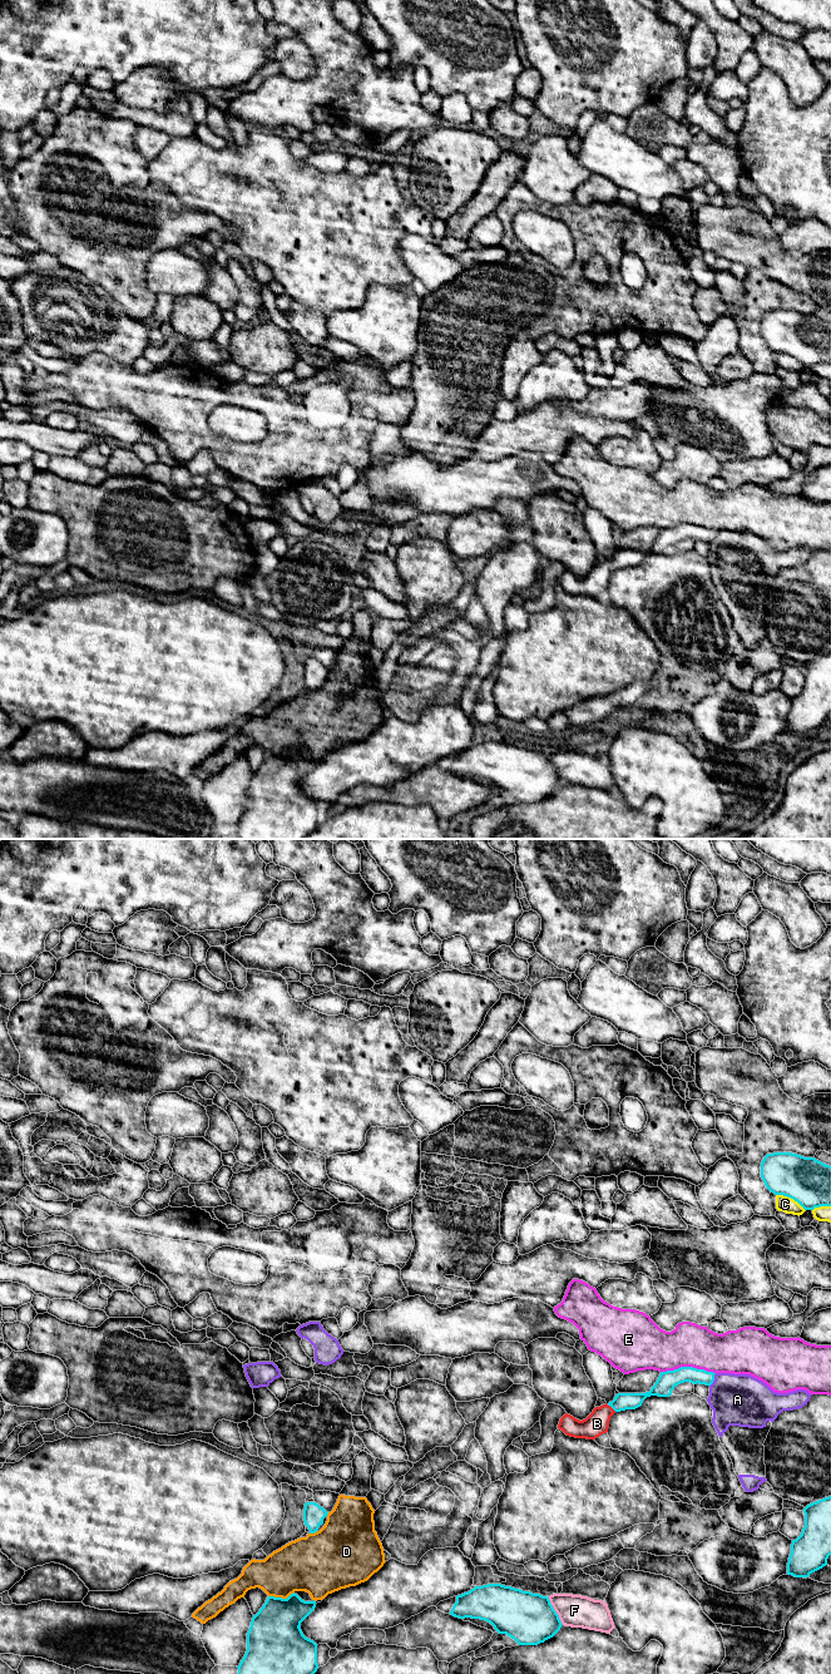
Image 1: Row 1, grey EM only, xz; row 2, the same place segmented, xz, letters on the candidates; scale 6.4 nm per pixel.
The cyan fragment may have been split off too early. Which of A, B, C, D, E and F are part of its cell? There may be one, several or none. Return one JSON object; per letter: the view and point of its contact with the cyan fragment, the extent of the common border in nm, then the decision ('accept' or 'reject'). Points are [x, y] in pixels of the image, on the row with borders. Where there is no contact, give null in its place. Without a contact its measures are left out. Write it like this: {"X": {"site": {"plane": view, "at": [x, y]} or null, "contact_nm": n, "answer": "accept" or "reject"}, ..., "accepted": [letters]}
{"A": {"site": {"plane": "xz", "at": [713, 1379]}, "contact_nm": 100, "answer": "reject"}, "B": {"site": {"plane": "xz", "at": [612, 1407]}, "contact_nm": 80, "answer": "accept"}, "C": {"site": {"plane": "xz", "at": [791, 1198]}, "contact_nm": 220, "answer": "reject"}, "D": {"site": {"plane": "xz", "at": [281, 1598]}, "contact_nm": 170, "answer": "reject"}, "E": {"site": {"plane": "xz", "at": [688, 1367]}, "contact_nm": 360, "answer": "reject"}, "F": {"site": {"plane": "xz", "at": [554, 1610]}, "contact_nm": 220, "answer": "reject"}, "accepted": ["B"]}

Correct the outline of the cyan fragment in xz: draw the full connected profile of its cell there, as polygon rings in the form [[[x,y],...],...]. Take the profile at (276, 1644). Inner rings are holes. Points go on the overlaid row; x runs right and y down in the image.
[[[295,1592],[287,1599],[268,1596],[252,1618],[247,1651],[237,1666],[238,1674],[315,1674],[318,1669],[317,1644],[306,1638],[300,1628],[315,1608],[315,1600],[305,1601]]]

